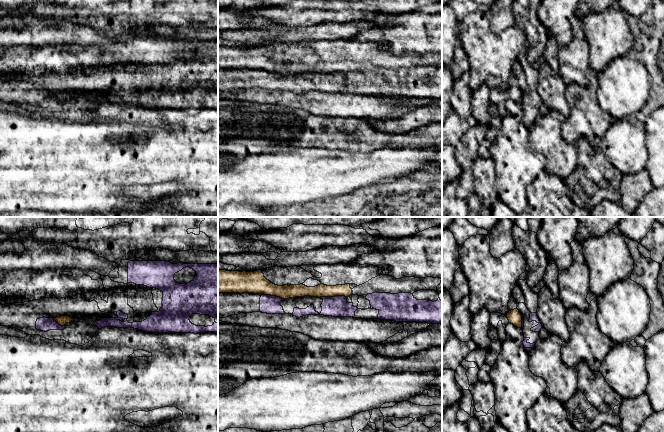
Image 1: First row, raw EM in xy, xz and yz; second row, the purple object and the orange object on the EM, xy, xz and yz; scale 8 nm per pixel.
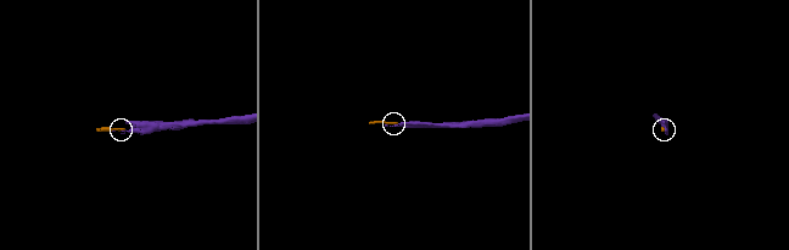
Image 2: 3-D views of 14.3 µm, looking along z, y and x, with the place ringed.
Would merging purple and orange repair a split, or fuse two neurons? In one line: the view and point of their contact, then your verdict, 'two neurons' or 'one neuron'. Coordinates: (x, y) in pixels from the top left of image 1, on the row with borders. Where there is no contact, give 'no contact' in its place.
xz (332, 297) | two neurons

